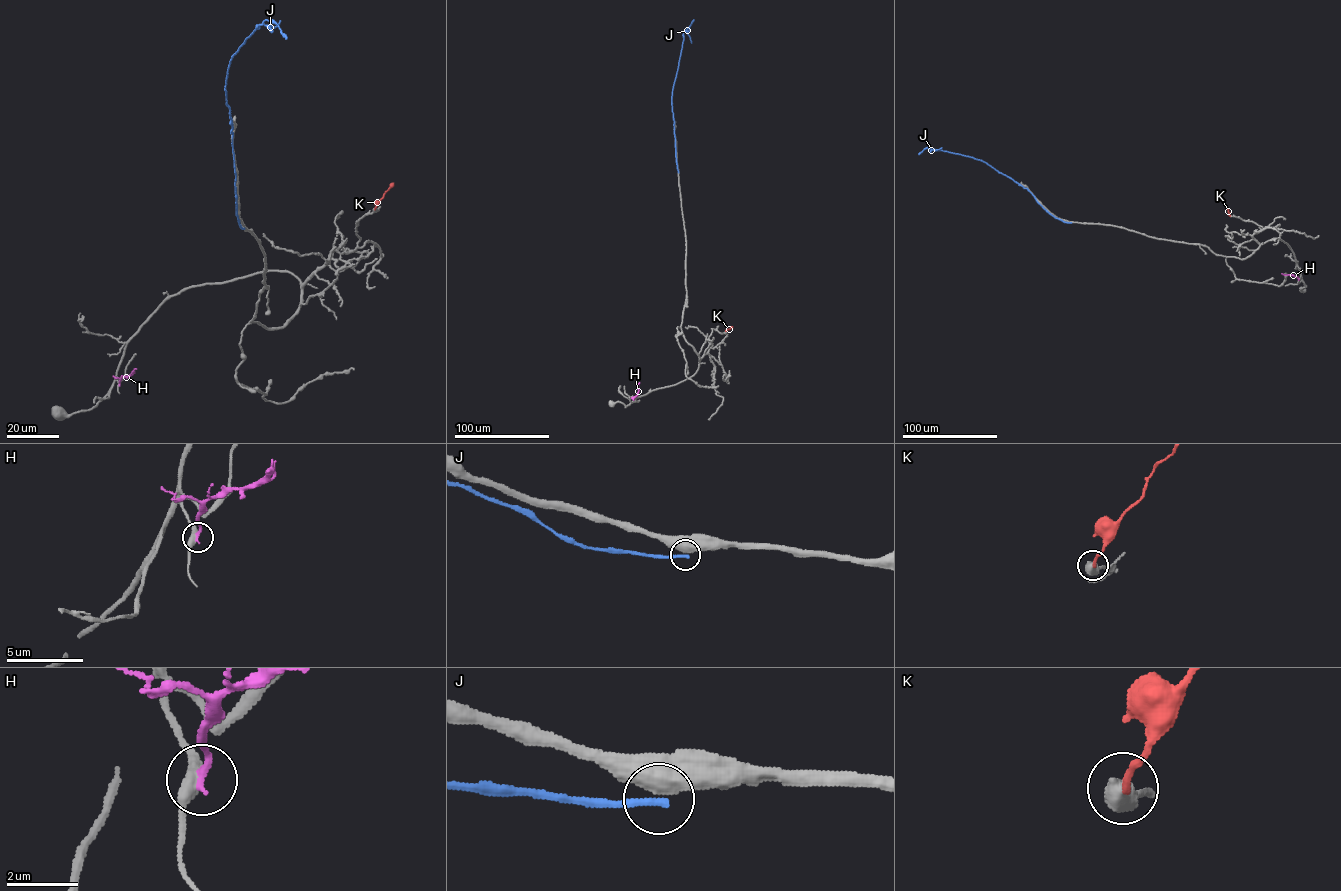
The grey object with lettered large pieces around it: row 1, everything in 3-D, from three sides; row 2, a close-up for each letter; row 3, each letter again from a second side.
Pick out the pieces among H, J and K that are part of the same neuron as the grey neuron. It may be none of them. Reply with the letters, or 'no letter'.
no letter

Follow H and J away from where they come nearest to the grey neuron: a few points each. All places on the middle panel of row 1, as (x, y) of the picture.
H: (633, 400), (639, 382)
J: (678, 172), (672, 91), (683, 33), (694, 20)

